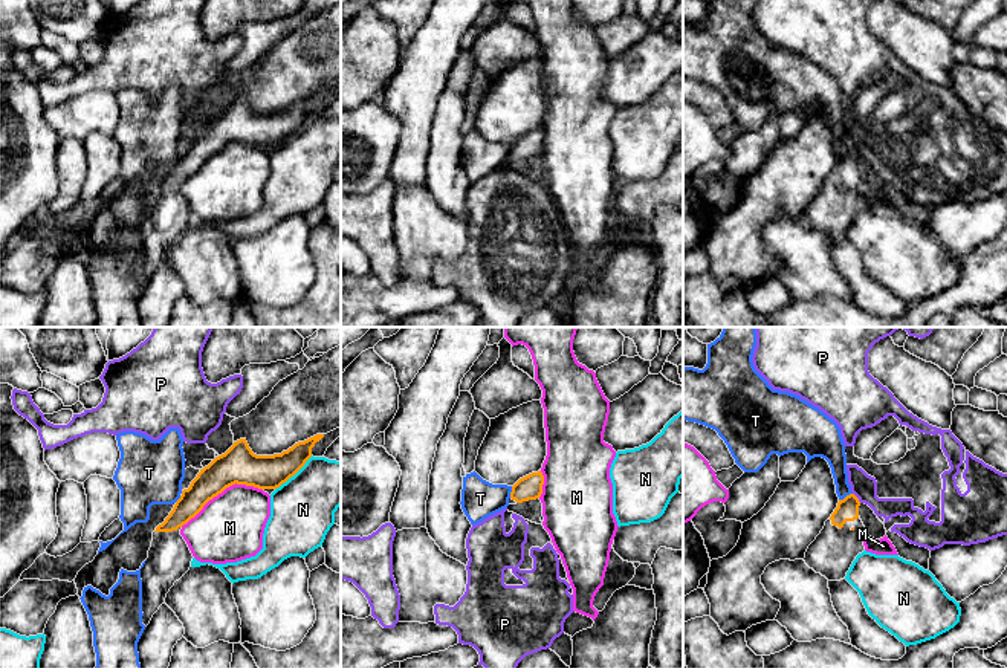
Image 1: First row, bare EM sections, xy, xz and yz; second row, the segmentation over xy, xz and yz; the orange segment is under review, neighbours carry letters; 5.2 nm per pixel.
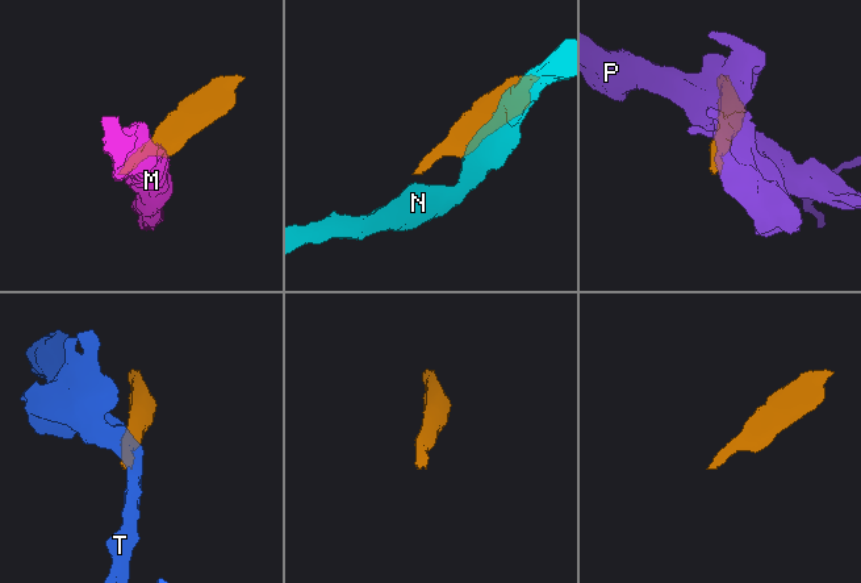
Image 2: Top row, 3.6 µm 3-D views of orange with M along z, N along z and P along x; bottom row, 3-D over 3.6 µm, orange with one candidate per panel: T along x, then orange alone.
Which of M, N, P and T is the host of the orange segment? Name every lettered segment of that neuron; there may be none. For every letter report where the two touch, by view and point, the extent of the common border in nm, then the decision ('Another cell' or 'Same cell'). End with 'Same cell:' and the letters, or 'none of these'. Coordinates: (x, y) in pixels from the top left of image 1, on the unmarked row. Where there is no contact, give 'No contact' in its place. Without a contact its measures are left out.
M: Touches orange at xy (220, 150). Shared border 480 nm. Another cell
N: Touches orange at xy (294, 132). Shared border 260 nm. Another cell
P: Touches orange at yz (856, 155). Shared border 70 nm. Another cell
T: Touches orange at yz (847, 153). Shared border 80 nm. Another cell
Same cell: none of these

